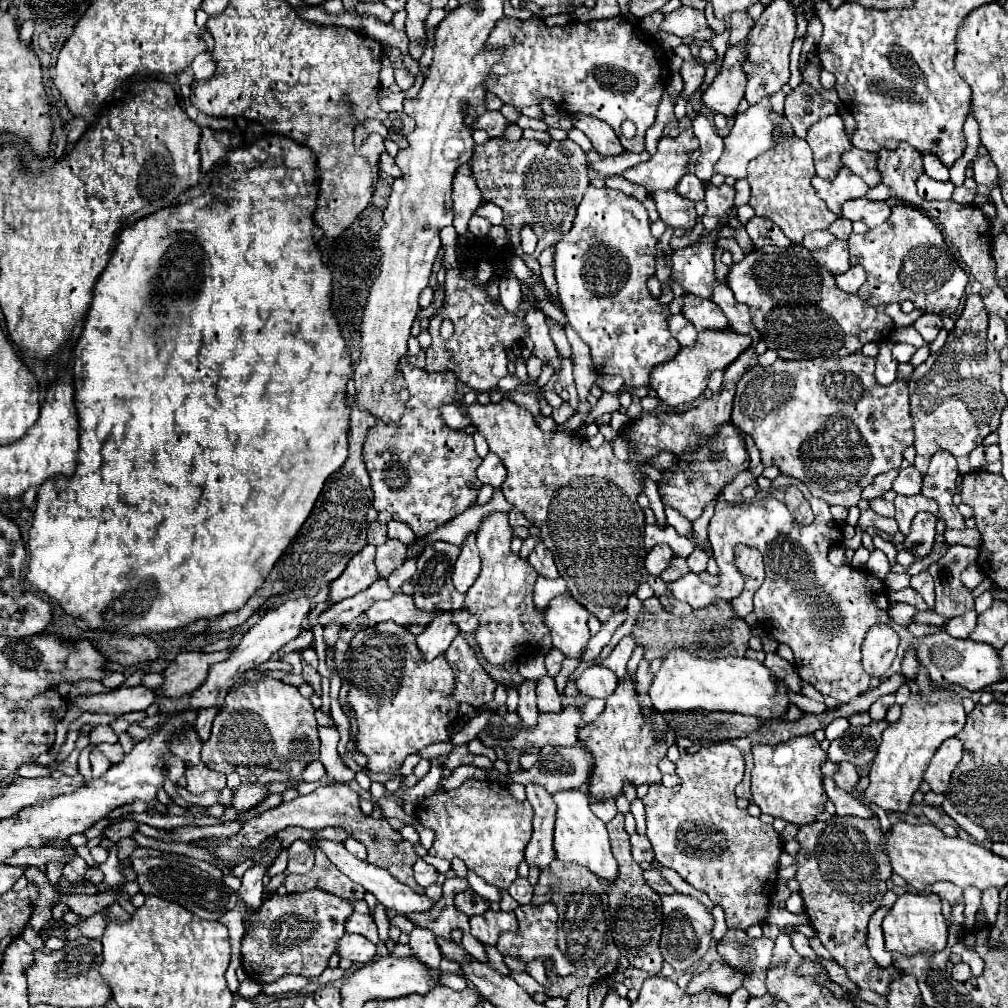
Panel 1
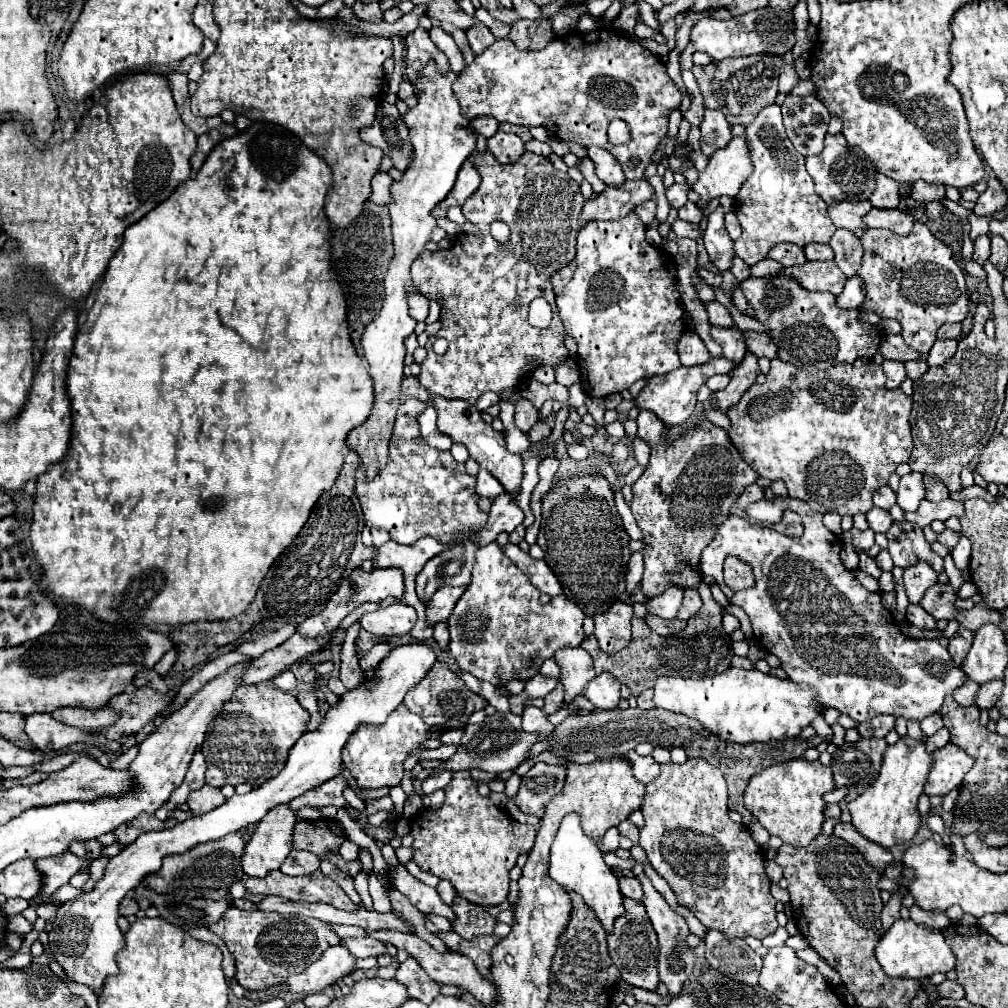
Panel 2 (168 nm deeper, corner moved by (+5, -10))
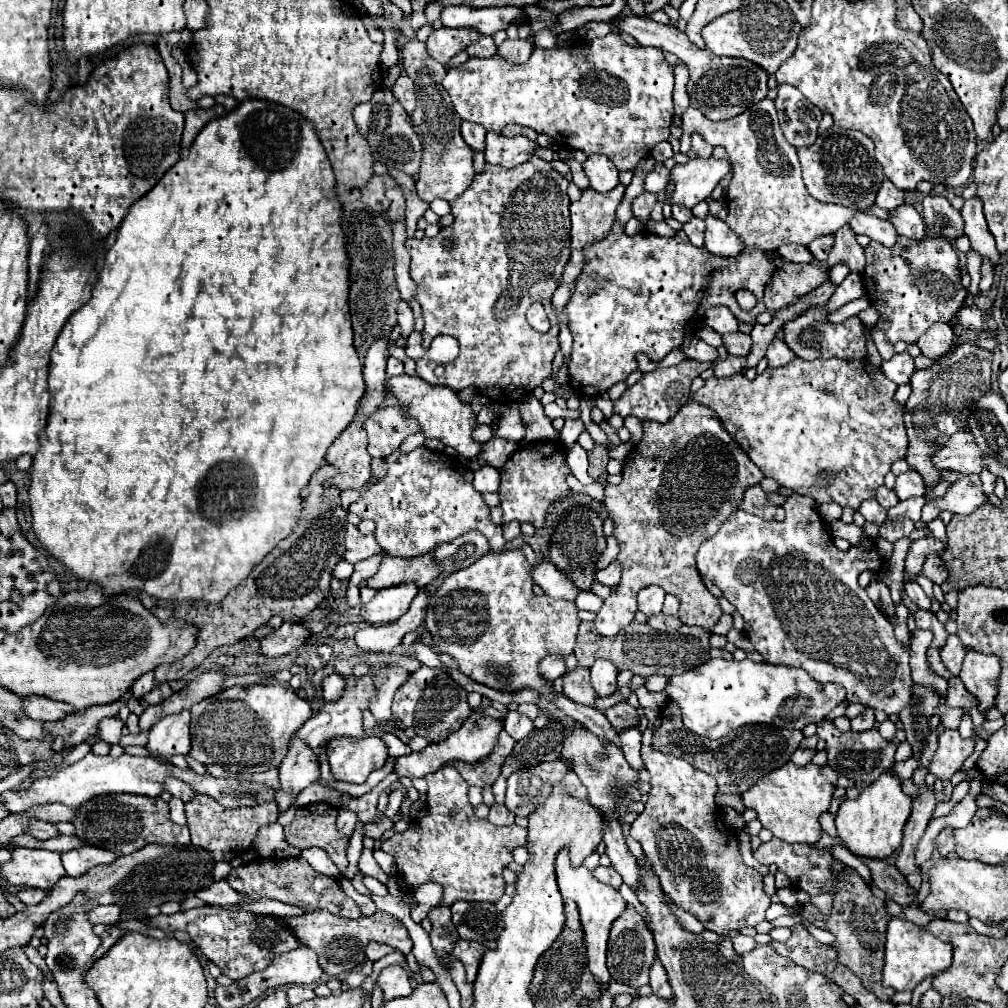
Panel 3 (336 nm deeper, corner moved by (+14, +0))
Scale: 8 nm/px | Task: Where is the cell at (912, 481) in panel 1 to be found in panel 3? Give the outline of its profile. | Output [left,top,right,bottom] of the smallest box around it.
[894,470,926,500]

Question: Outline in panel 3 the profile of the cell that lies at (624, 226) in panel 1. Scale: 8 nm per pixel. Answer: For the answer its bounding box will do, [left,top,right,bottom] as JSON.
[566,222,784,396]

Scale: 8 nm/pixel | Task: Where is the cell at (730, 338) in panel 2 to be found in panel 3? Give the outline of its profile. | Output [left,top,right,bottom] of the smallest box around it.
[722,332,750,356]

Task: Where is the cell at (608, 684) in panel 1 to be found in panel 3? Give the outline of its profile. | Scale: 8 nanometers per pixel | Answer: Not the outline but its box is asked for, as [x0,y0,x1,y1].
[590,660,616,696]

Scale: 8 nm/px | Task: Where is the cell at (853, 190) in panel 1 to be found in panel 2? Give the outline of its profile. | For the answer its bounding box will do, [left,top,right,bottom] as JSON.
[829,202,873,232]

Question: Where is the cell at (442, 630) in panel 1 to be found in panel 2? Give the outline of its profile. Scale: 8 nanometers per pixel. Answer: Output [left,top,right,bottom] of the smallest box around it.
[49,642,435,996]

